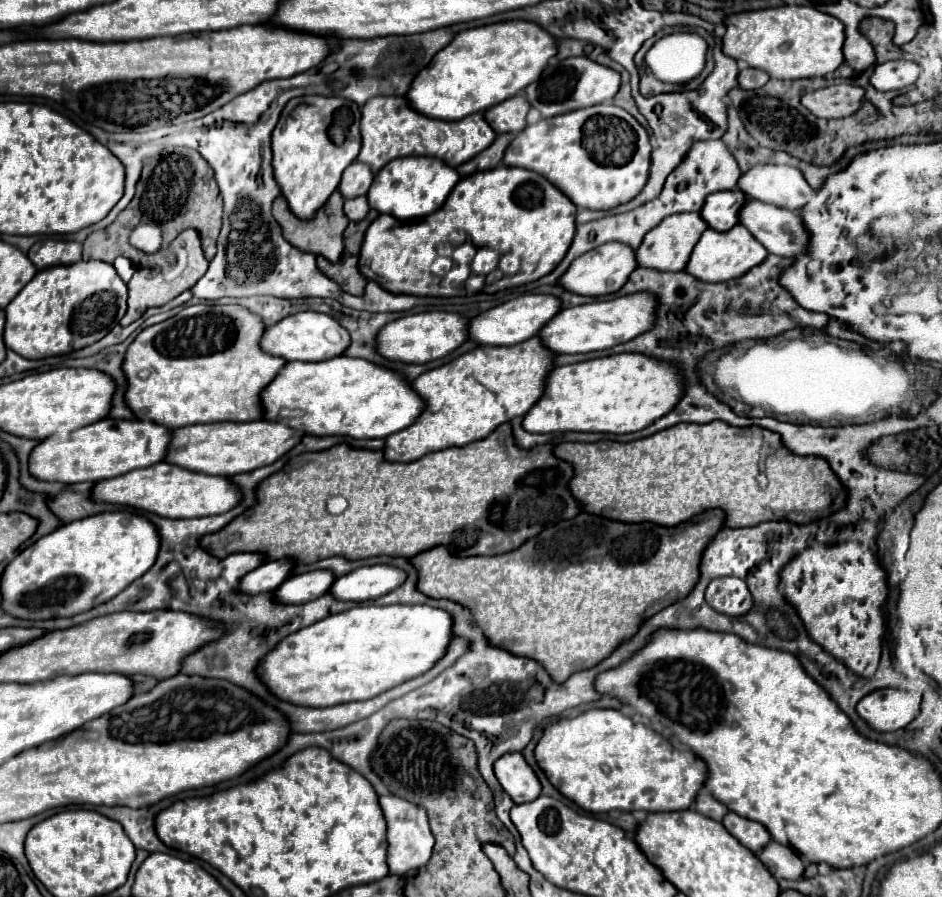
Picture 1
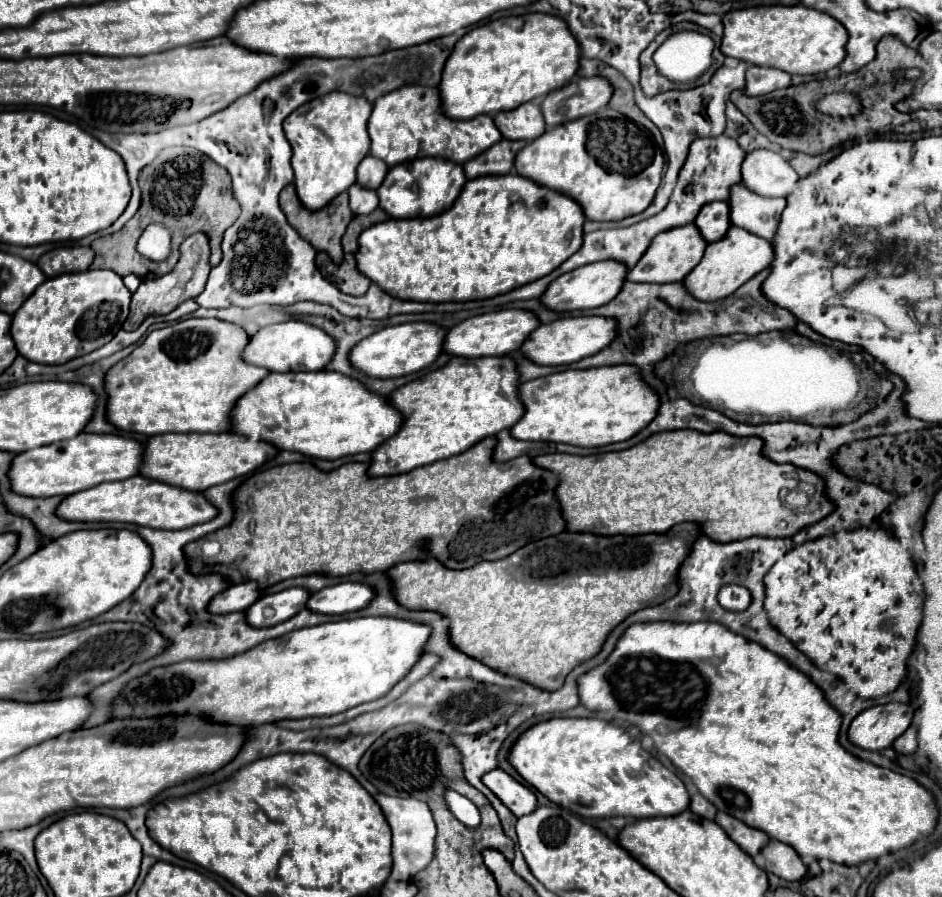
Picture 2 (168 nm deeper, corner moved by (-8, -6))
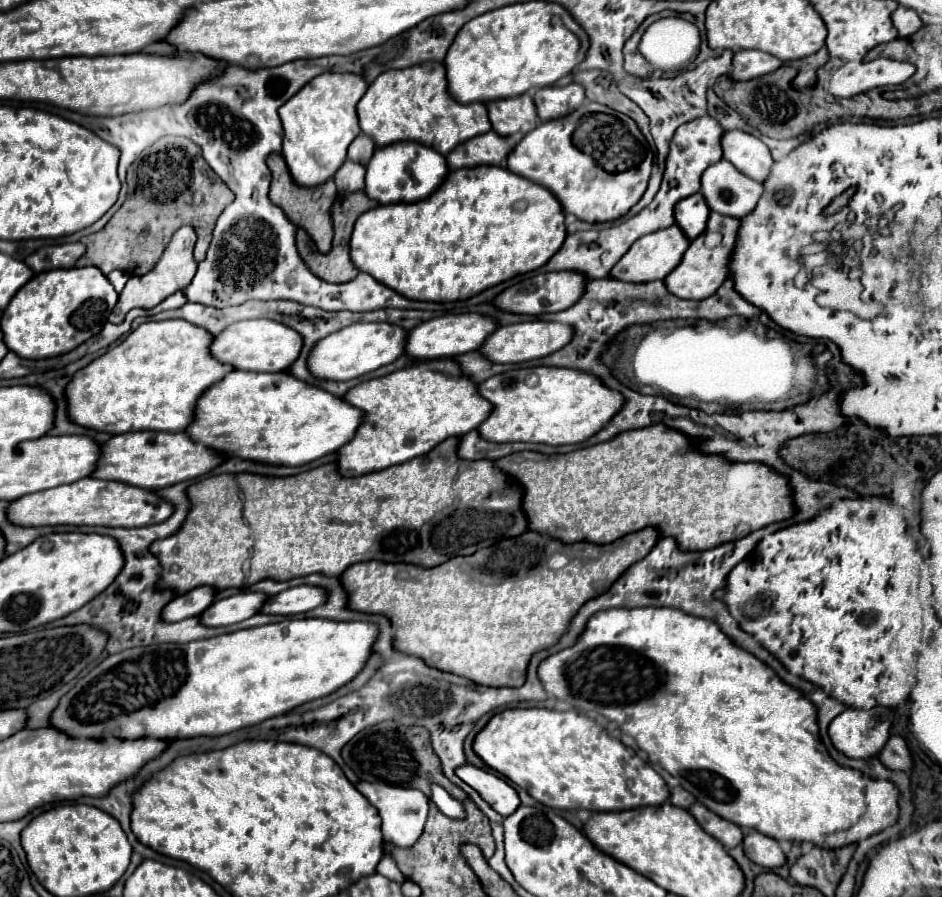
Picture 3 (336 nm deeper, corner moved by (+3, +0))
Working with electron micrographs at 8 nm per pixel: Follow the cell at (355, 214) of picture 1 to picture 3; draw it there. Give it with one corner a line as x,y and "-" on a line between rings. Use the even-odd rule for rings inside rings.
347,160
339,170
337,174
333,176
335,184
337,184
337,190
339,194
353,194
355,190
363,190
365,188
365,168

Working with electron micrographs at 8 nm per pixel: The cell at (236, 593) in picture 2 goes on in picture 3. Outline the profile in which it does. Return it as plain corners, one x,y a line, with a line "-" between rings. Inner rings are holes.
199,586
199,588
193,588
191,592
187,592
187,594
177,596
173,602
167,604
167,608
163,608
163,620
179,622
183,618
199,616
215,602
215,594
217,594
215,588

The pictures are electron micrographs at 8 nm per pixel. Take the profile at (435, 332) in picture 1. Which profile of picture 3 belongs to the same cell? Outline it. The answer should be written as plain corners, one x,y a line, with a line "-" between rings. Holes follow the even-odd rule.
357,322
357,324
351,324
335,334
329,334
327,338
319,340
311,352
309,368
317,378
325,378
325,380
359,378
359,376
369,374
381,366
387,366
387,364
395,362
399,356
403,356
407,336
409,336
409,332
397,324

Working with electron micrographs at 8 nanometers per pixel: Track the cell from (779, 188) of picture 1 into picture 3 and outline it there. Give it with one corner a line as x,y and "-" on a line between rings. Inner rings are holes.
741,130
725,132
723,154
725,154
723,158
729,160
739,172
743,172
745,176
757,182
765,182
767,176
771,174
773,158
769,148
759,138
747,132
741,132

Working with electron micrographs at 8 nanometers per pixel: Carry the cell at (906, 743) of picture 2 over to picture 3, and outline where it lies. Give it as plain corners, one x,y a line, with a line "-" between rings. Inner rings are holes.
897,734
889,736
887,744
879,752
879,760
891,770
909,770
913,766
913,760
911,760
911,754
907,750
907,744

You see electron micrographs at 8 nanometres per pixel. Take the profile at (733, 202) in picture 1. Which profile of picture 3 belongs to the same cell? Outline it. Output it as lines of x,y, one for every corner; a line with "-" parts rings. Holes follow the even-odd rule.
701,192
685,198
683,202
679,202
679,206
675,206
675,220
689,240
695,240
705,232
709,214
711,210

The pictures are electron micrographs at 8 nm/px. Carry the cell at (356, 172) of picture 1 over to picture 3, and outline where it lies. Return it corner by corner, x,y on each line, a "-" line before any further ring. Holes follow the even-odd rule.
359,134
359,136
351,142
349,152
347,152
347,158
353,160
353,162
357,162
357,164
367,166
367,162
369,162
371,156
373,156
373,152
375,152
375,144
371,142
371,138
367,138
365,134

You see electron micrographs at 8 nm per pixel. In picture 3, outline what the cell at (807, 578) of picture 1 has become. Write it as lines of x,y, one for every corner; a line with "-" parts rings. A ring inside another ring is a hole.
847,498
847,500
837,500
833,506
825,508
811,522
801,522
763,538
759,546
749,554
749,558
745,558
739,566
735,566
735,570
731,570
727,578
727,588
715,592
715,596
727,602
733,618
743,626
743,630
753,634
767,650
771,650
771,654
775,654
783,662
783,666
803,668
803,670
789,670
791,674
799,674
801,678
815,682
829,696
833,696
835,700
843,702
849,708
861,708
861,710
871,710
875,706
895,708
907,700
917,676
917,642
923,632
923,608
919,602
919,576
917,576
917,568
921,560
923,558
917,552
917,542
911,536
907,536
905,520
895,502
891,502
889,498
871,498
871,500

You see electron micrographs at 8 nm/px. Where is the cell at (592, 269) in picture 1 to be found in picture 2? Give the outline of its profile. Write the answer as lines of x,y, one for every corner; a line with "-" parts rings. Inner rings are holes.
606,260
602,264
586,264
548,284
546,292
540,296
540,302
552,312
574,312
574,310
598,308
610,302
620,292
624,280
626,280
626,268
622,268
622,264
614,260

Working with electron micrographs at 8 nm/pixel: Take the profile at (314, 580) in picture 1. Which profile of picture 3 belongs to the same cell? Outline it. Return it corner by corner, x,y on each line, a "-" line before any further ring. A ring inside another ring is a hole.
239,592
231,598
217,600
215,604
211,604
211,610
203,612
201,618
207,626
229,626
259,614
265,602
267,594
263,592

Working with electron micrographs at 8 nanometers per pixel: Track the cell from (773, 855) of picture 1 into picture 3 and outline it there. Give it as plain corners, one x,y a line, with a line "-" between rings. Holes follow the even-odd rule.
747,832
743,840
743,850
749,860
753,860
763,868
779,868
787,862
779,842
757,832

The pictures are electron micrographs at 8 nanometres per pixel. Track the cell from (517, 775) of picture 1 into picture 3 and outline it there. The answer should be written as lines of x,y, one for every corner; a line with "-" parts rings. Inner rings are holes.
465,764
457,770
457,776
469,784
473,790
479,792
479,796
501,816
509,816
517,810
519,806
519,796
517,792
499,776
485,772
473,764

